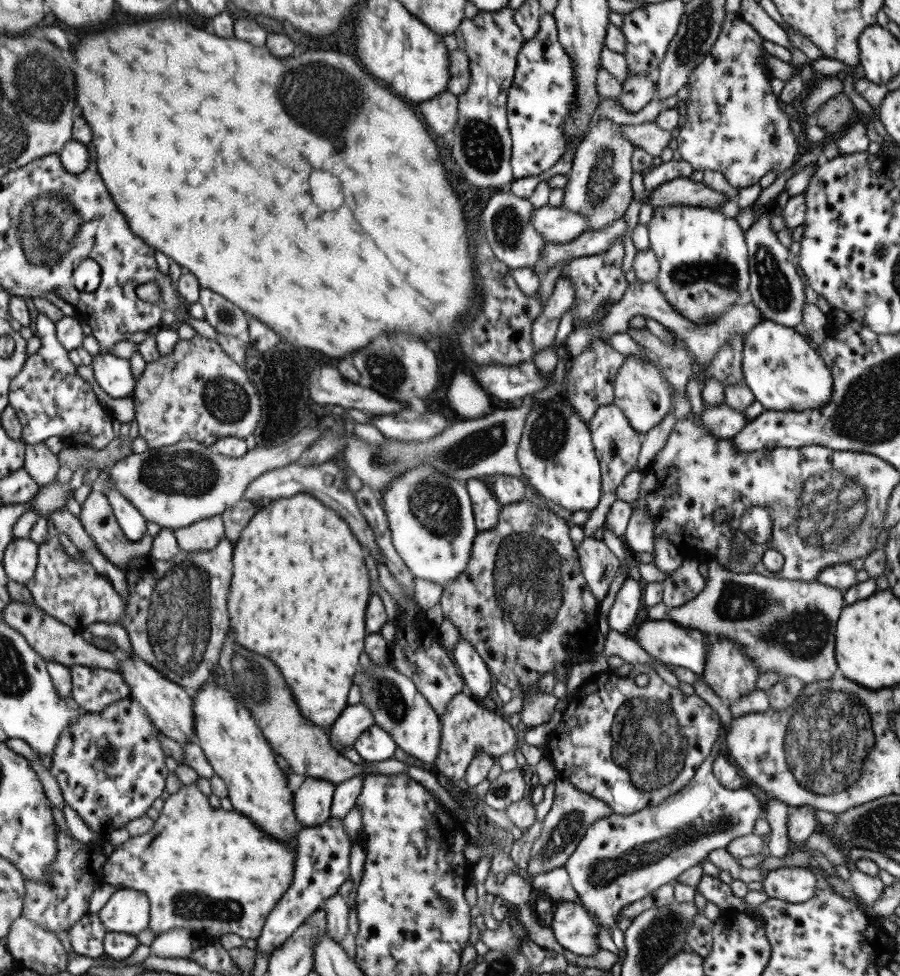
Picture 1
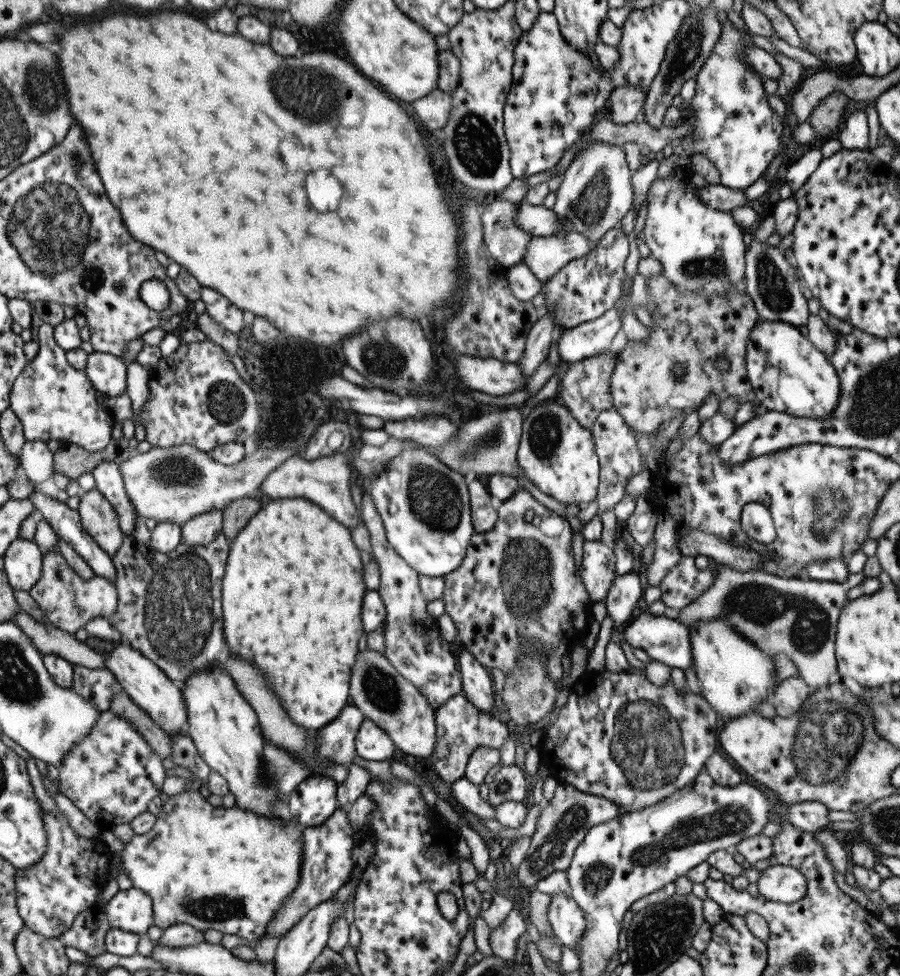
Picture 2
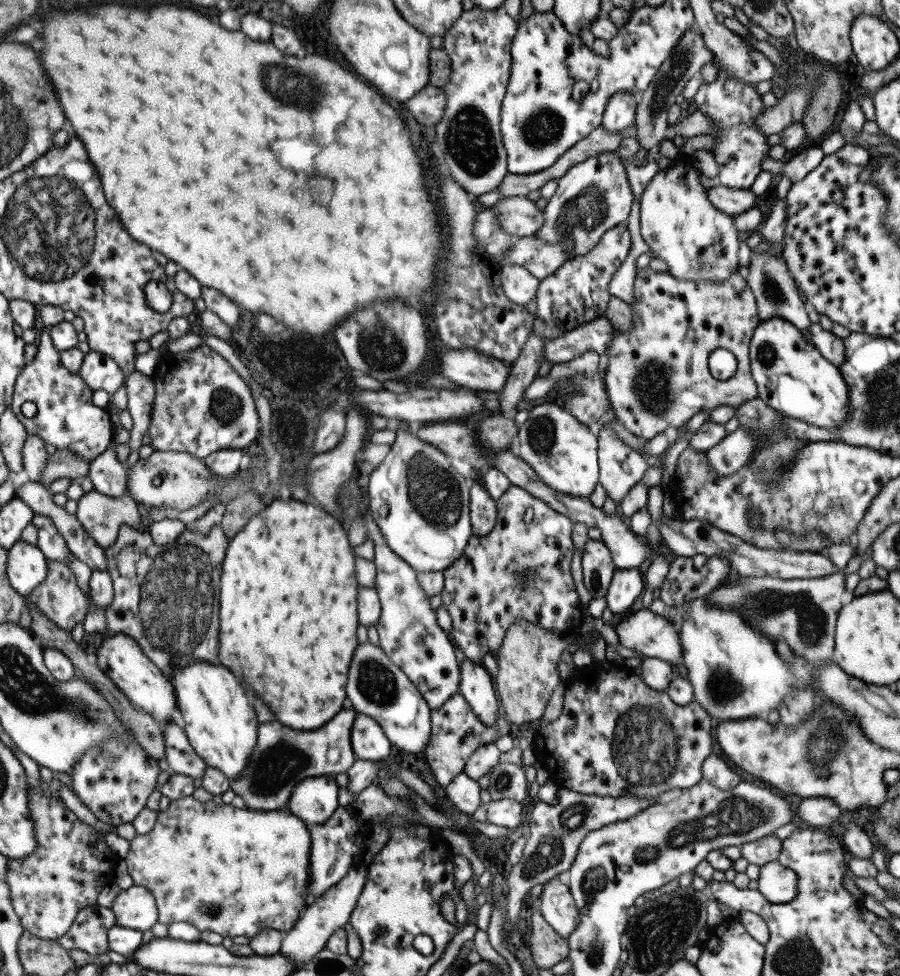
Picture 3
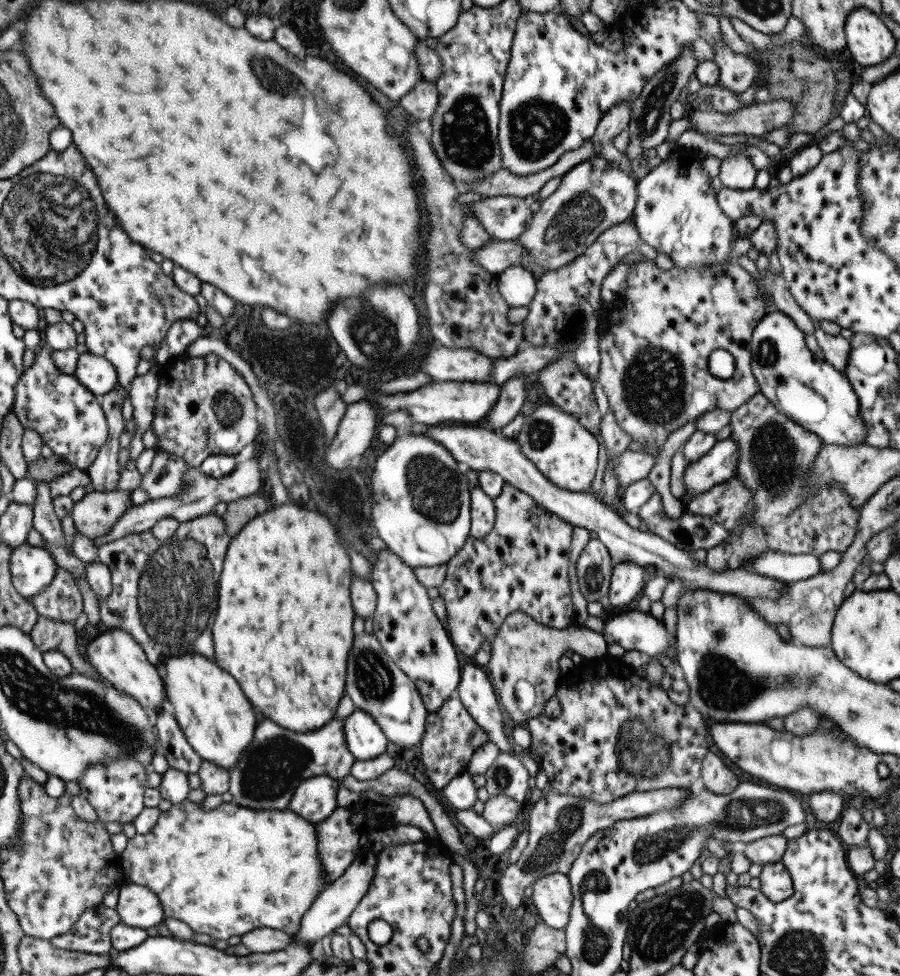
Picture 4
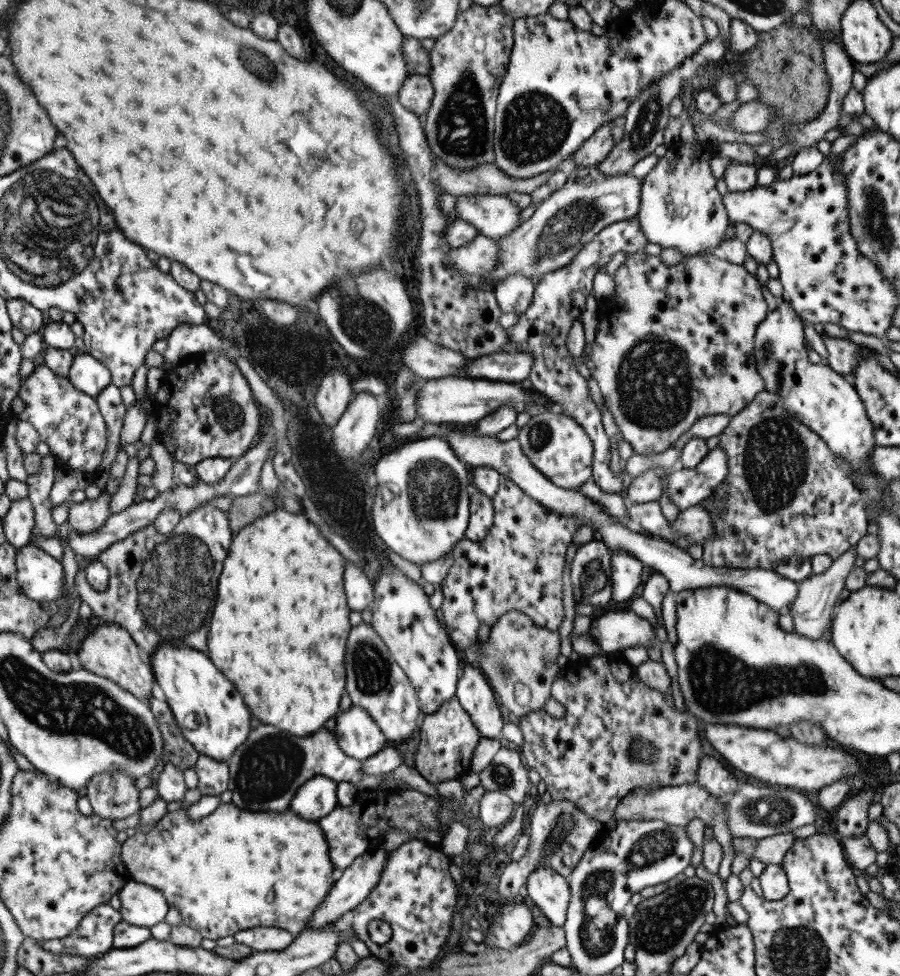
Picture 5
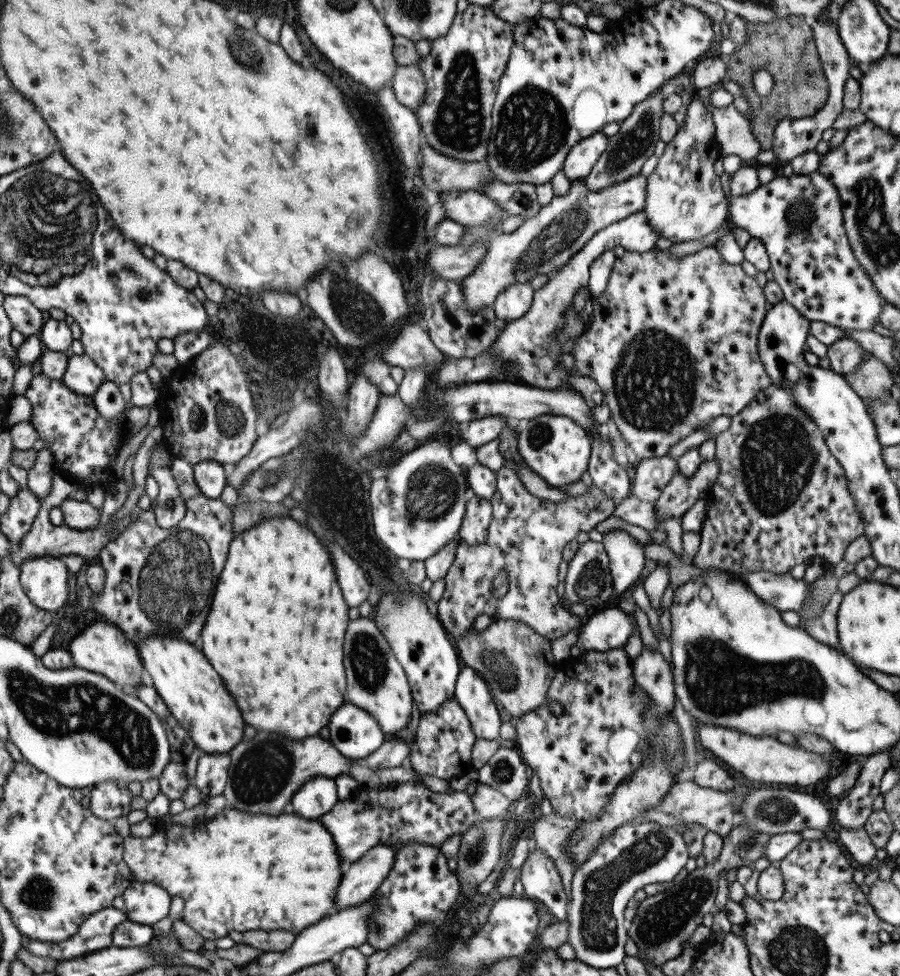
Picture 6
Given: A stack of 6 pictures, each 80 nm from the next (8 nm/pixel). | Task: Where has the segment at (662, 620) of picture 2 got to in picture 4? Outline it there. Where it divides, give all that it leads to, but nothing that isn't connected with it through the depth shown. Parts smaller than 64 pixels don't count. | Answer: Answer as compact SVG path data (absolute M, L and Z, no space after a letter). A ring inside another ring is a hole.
M634 610L613 616L607 614L603 616L603 621L602 637L607 646L609 644L619 644L625 650L638 650L644 652L650 658L654 658L657 654L666 656L667 634L665 633L665 627L663 622L657 621L649 613Z

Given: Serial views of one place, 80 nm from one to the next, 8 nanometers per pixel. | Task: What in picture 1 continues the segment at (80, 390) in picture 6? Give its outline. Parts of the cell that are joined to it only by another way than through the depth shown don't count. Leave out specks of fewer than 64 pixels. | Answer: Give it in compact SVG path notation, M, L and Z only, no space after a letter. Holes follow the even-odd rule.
M100 352L90 362L93 380L111 398L125 398L133 394L135 380L131 376L127 358Z

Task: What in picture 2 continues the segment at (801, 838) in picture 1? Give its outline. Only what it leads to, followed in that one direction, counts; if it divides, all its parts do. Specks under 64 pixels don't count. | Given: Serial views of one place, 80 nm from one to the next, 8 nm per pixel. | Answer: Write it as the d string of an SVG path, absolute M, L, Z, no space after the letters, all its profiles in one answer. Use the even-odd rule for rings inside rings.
M805 801L790 805L787 809L789 822L800 832L815 833L830 825L829 810L819 802Z

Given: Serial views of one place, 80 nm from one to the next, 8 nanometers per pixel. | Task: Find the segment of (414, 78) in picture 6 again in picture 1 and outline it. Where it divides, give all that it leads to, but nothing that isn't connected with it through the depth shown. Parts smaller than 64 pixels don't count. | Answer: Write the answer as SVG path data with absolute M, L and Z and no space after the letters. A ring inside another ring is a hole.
M443 92L433 99L417 104L421 118L437 137L450 131L457 121L457 99L453 93Z

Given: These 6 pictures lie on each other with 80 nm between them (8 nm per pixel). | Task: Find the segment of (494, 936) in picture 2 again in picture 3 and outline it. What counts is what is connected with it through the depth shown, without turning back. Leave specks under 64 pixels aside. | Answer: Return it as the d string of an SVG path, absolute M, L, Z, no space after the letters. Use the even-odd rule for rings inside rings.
M557 788L555 792L556 803L545 804L539 800L534 801L534 806L529 814L528 828L529 833L526 838L522 855L517 864L512 865L511 870L506 878L506 916L509 923L504 923L502 929L502 943L506 947L504 941L508 932L511 932L513 924L521 930L521 921L519 919L519 910L523 897L531 886L535 884L543 884L551 877L564 875L570 864L575 858L579 843L583 837L597 828L601 828L607 824L611 824L617 820L625 820L631 818L657 803L657 800L645 800L645 797L636 797L632 794L611 798L610 796L595 796L591 794L579 794L566 788Z

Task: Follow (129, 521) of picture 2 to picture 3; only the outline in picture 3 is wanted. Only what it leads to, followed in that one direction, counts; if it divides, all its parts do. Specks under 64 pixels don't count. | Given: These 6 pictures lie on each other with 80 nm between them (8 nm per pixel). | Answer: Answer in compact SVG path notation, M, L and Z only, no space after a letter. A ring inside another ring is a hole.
M113 434L107 448L88 463L87 477L92 489L110 497L120 497L126 490L124 464L119 463L114 451Z

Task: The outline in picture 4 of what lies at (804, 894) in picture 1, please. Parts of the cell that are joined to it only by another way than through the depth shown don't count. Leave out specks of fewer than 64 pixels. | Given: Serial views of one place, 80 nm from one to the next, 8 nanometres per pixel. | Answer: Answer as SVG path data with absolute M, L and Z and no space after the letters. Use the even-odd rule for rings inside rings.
M780 862L761 866L758 878L760 882L758 894L771 902L785 900L793 892L789 873Z

